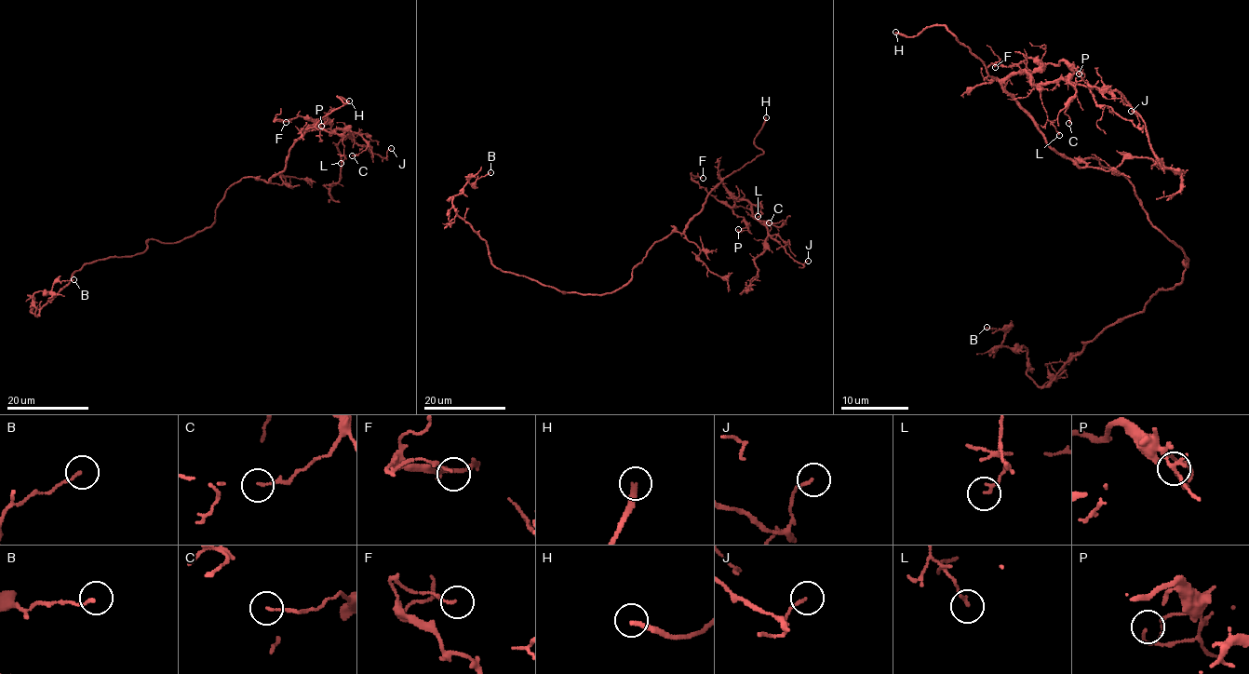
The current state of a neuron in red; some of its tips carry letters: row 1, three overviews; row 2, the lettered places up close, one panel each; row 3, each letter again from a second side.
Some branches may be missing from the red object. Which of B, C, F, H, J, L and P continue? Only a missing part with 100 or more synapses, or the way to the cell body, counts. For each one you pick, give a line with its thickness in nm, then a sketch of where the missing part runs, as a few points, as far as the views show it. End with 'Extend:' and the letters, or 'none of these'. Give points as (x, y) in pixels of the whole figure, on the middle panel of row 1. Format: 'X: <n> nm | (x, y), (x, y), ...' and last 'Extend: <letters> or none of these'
H: 260 nm | (766, 117), (760, 111), (750, 111), (690, 128), (658, 150)
Extend: H

